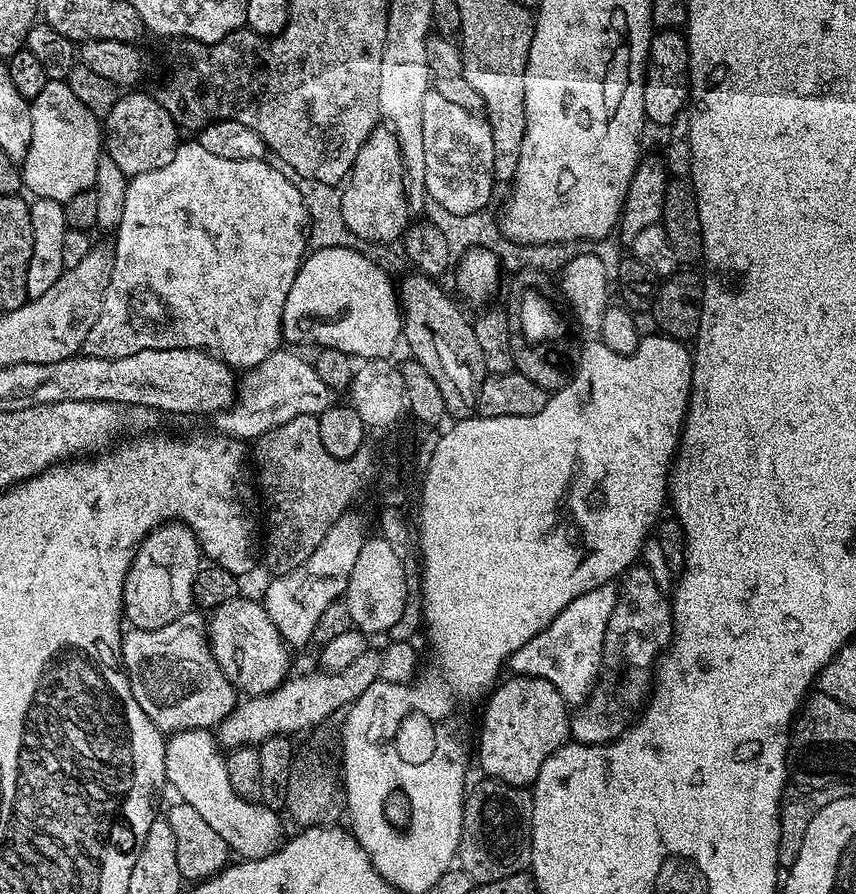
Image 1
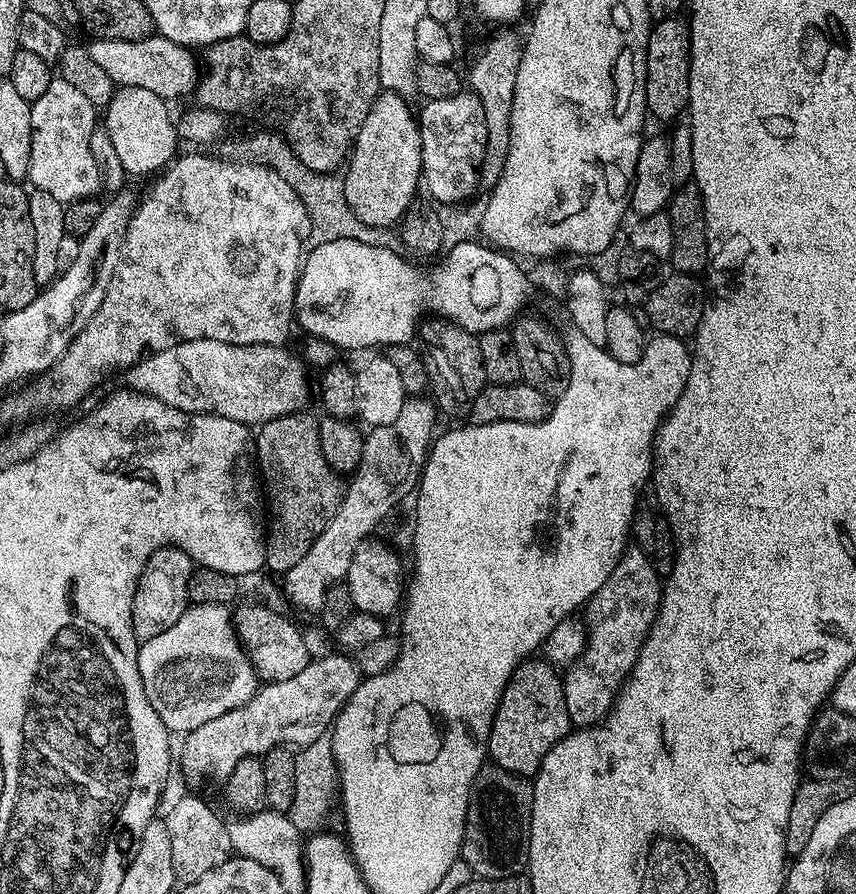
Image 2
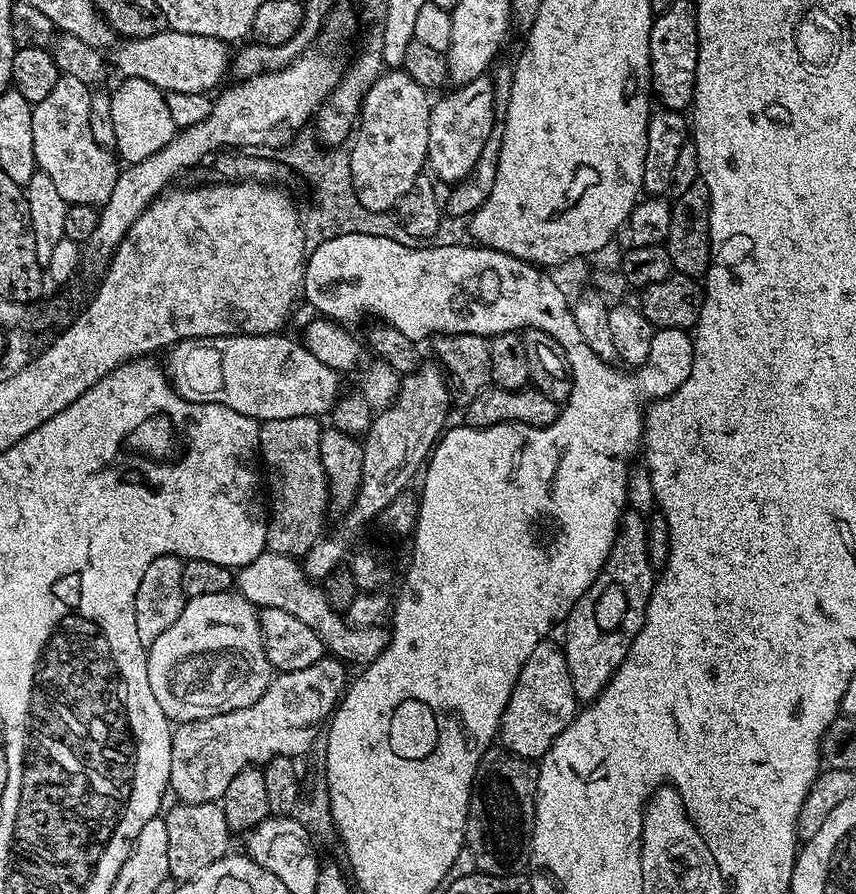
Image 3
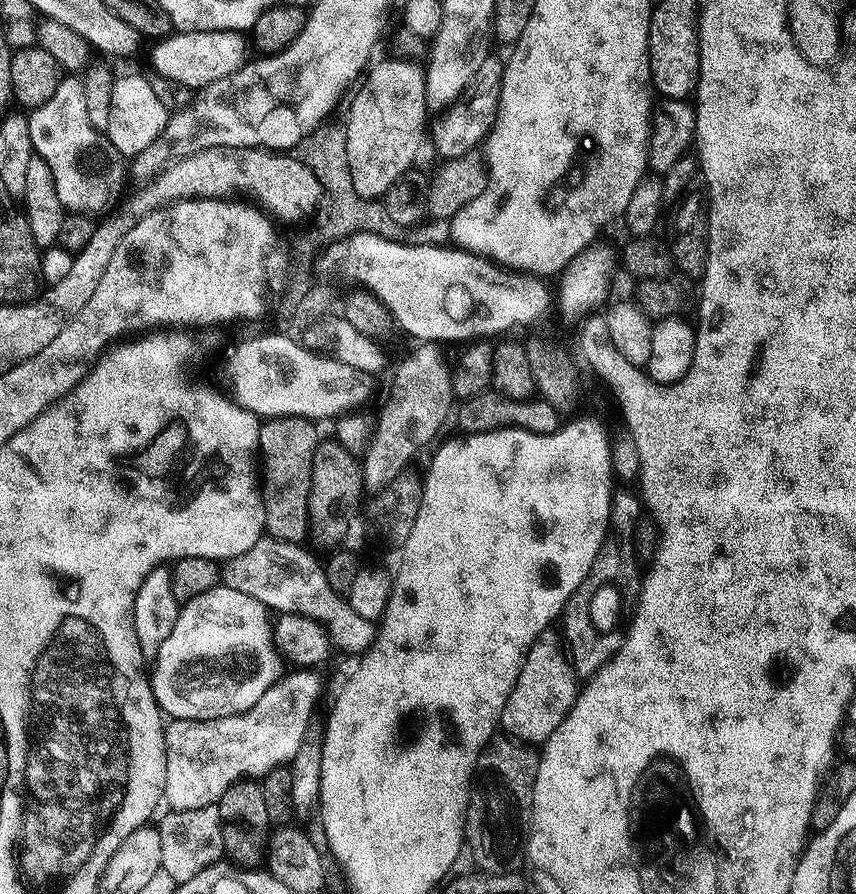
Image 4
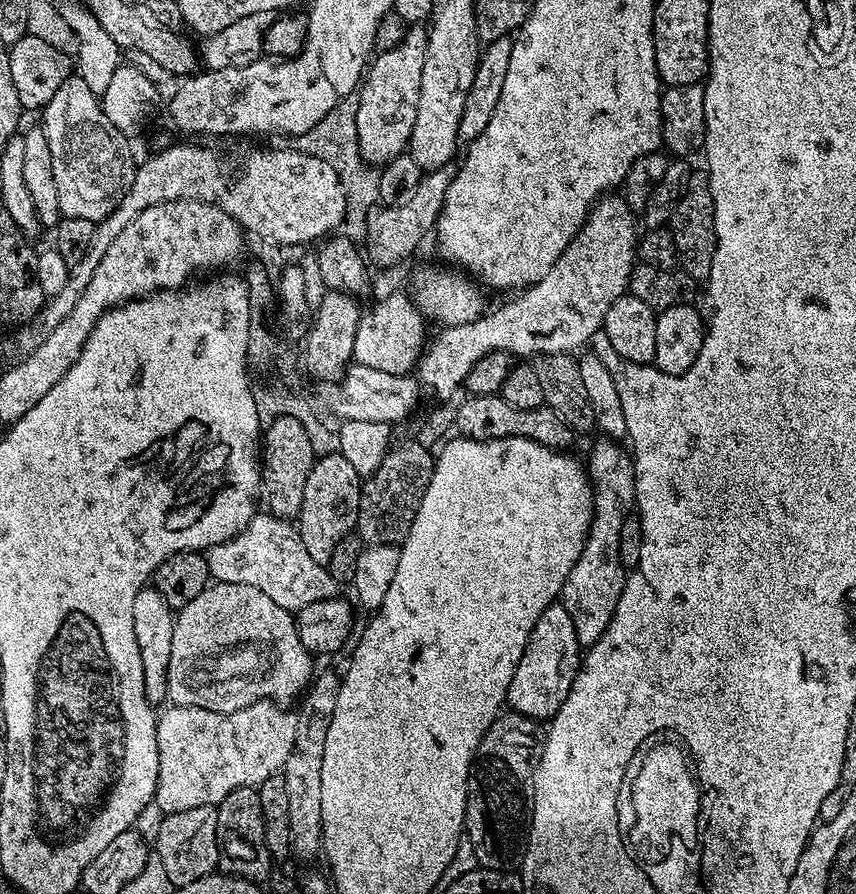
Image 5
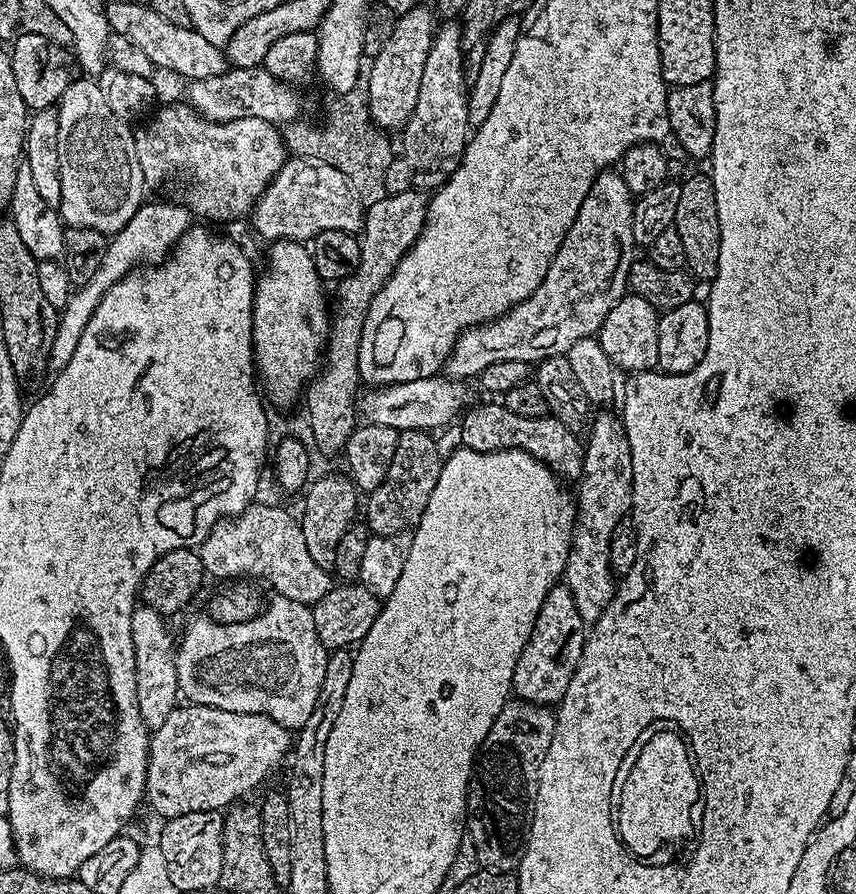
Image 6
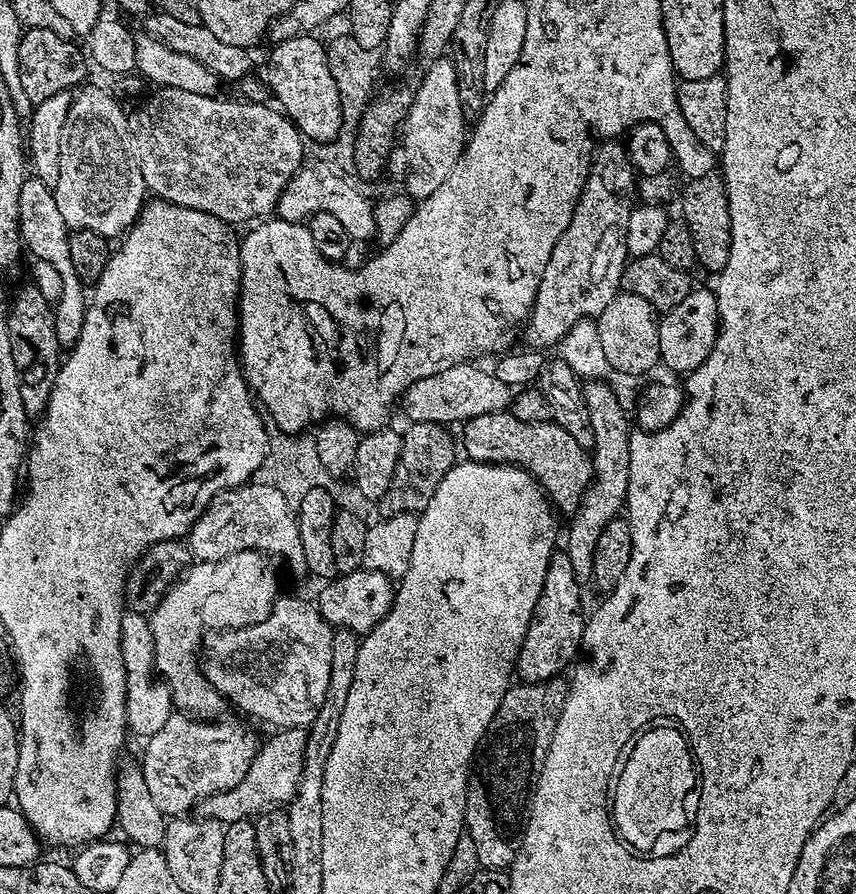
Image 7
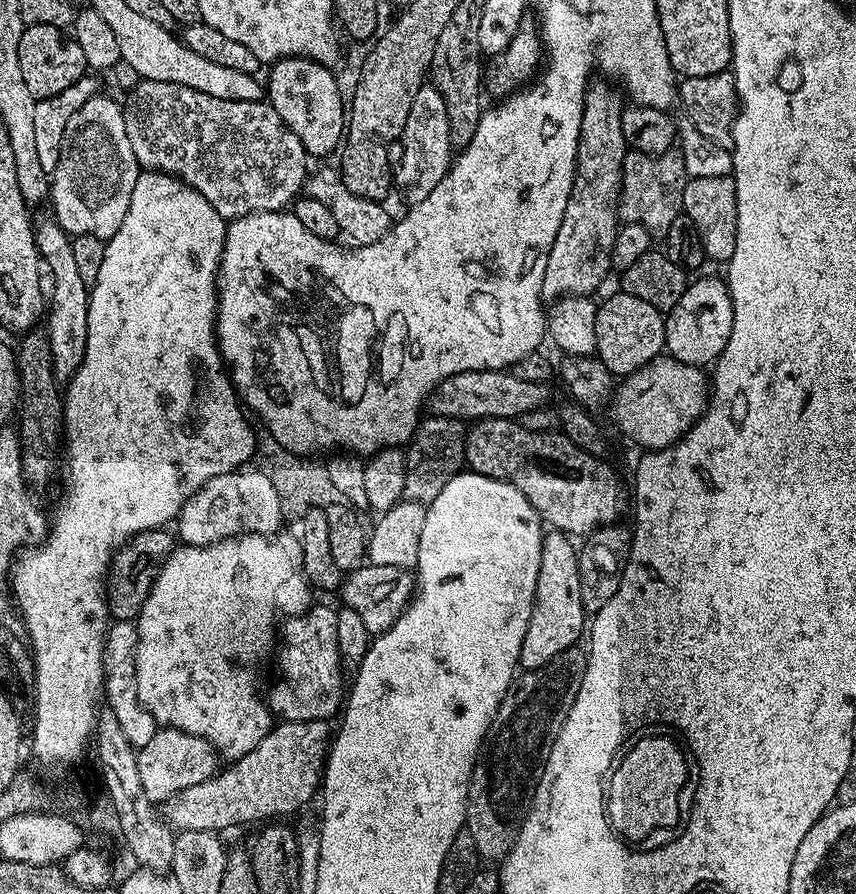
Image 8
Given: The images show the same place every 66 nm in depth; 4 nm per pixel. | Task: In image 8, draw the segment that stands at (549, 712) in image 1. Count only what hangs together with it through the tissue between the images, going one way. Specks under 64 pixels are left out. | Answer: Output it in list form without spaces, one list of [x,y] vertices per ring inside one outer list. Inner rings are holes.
[[[545,531],[542,542],[542,566],[538,566],[538,586],[534,590],[534,602],[530,622],[526,626],[526,638],[522,642],[519,667],[524,670],[546,666],[562,655],[567,648],[577,647],[576,640],[585,635],[586,606],[582,602],[580,585],[580,554],[573,537],[566,532]]]

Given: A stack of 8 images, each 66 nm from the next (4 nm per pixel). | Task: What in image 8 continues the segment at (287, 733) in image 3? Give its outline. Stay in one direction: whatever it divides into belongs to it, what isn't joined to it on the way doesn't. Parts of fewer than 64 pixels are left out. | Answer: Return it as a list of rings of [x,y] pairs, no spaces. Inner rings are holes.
[[[161,727],[146,746],[138,749],[136,757],[142,788],[146,790],[146,798],[153,802],[163,802],[190,786],[198,786],[198,782],[206,782],[206,778],[215,776],[218,771],[218,753],[212,744],[206,742],[206,738],[177,728]]]

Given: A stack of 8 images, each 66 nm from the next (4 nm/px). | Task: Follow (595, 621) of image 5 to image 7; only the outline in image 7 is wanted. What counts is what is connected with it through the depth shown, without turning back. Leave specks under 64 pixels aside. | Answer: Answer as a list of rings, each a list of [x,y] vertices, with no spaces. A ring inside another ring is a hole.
[[[587,379],[581,385],[583,400],[589,411],[590,426],[594,429],[594,446],[590,450],[592,458],[593,481],[584,499],[577,509],[574,519],[568,530],[568,540],[564,545],[564,551],[570,558],[570,564],[574,574],[582,584],[587,583],[593,572],[593,554],[598,538],[602,530],[617,519],[627,503],[630,474],[630,436],[632,426],[628,424],[628,418],[622,404],[605,379]],[[620,511],[620,512],[619,512]]]

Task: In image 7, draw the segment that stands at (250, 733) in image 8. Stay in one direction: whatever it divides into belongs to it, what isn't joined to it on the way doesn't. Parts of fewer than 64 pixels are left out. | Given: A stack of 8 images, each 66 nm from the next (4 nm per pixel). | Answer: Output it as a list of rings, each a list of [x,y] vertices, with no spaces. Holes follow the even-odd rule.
[[[235,552],[221,560],[201,560],[189,564],[188,569],[168,587],[168,593],[158,602],[158,606],[150,613],[150,630],[154,634],[154,658],[156,671],[166,681],[172,691],[173,705],[179,711],[197,718],[216,718],[226,701],[213,684],[204,679],[198,653],[206,630],[231,630],[245,628],[251,624],[262,622],[270,614],[272,603],[276,601],[276,568],[263,552]]]

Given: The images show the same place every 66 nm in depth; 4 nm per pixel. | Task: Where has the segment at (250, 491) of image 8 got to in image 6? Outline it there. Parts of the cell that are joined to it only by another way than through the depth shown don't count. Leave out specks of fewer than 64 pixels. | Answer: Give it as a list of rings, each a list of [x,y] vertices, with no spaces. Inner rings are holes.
[[[253,502],[240,515],[221,520],[219,524],[215,524],[209,536],[198,545],[198,551],[204,571],[209,577],[218,576],[224,580],[227,576],[240,576],[236,578],[264,576],[265,582],[273,588],[271,591],[275,595],[285,596],[294,602],[302,602],[309,606],[317,604],[334,586],[331,573],[318,566],[314,558],[310,558],[310,550],[306,550],[306,538],[302,538],[299,519],[276,504]]]

